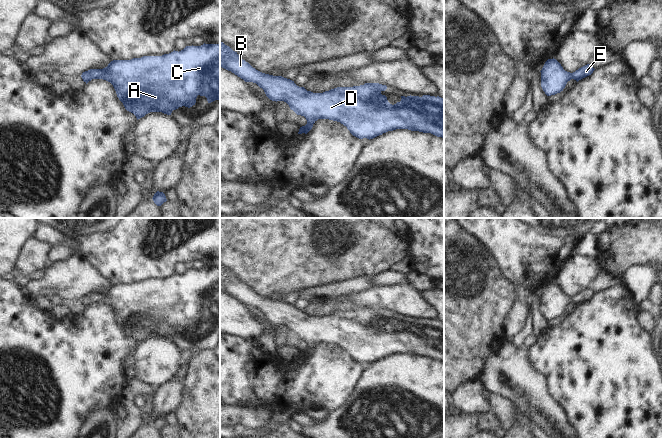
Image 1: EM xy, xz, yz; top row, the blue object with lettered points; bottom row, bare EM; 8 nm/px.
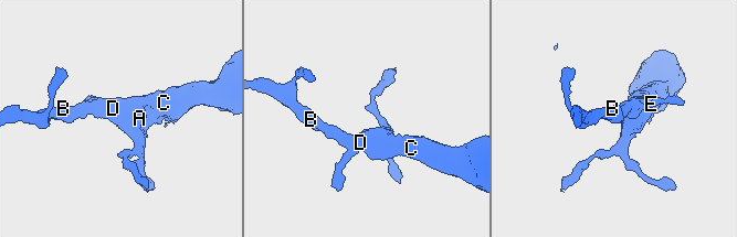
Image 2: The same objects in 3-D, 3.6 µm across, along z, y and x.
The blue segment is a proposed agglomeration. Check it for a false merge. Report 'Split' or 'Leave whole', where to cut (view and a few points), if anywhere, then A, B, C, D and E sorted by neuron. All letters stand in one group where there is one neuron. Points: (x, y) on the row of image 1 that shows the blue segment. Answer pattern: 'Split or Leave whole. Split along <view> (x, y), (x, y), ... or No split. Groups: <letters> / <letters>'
Leave whole. No split. Groups: A B C D E

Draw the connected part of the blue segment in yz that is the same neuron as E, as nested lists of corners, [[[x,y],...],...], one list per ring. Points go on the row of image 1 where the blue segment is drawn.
[[[548,59],[541,72],[541,87],[547,96],[560,93],[571,79],[577,82],[593,73],[595,69],[587,64],[573,73],[563,69],[556,59]]]

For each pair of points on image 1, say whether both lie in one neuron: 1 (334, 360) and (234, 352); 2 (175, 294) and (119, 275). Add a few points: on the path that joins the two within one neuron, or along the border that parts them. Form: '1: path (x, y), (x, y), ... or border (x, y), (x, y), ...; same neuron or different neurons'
1: path (309, 384), (264, 384), (257, 377); same neuron
2: border (160, 279), (143, 279), (130, 283), (114, 284); different neurons

